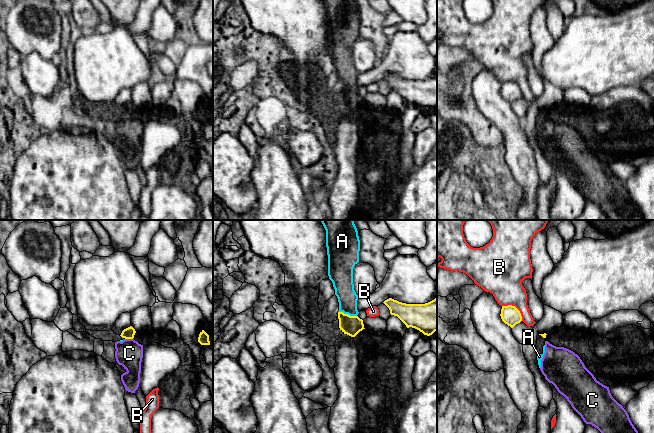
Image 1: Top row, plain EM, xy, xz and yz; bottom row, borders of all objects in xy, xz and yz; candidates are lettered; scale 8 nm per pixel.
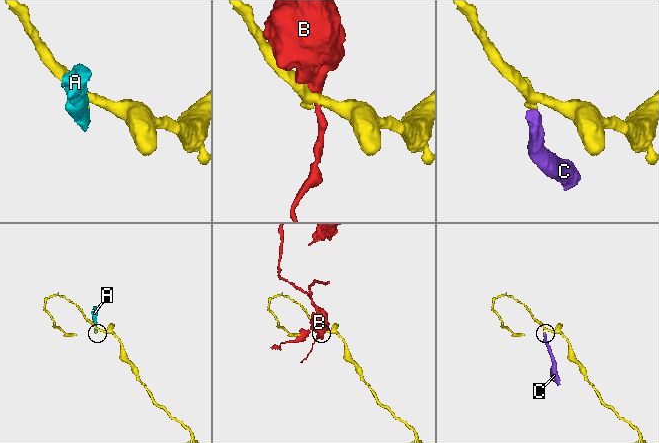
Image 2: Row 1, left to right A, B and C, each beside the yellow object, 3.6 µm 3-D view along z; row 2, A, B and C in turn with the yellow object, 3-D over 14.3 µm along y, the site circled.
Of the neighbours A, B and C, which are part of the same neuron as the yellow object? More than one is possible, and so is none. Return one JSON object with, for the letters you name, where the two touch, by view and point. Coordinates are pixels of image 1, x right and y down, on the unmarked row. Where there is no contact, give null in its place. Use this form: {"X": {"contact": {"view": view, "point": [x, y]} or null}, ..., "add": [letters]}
{"add": []}

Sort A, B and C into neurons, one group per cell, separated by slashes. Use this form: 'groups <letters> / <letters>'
groups A C / B

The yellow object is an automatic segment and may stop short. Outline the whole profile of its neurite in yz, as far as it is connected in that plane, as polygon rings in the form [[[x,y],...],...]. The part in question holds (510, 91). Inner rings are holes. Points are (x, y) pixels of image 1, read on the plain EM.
[[[512,81],[502,82],[500,92],[502,97],[511,104],[522,97],[520,87]]]

